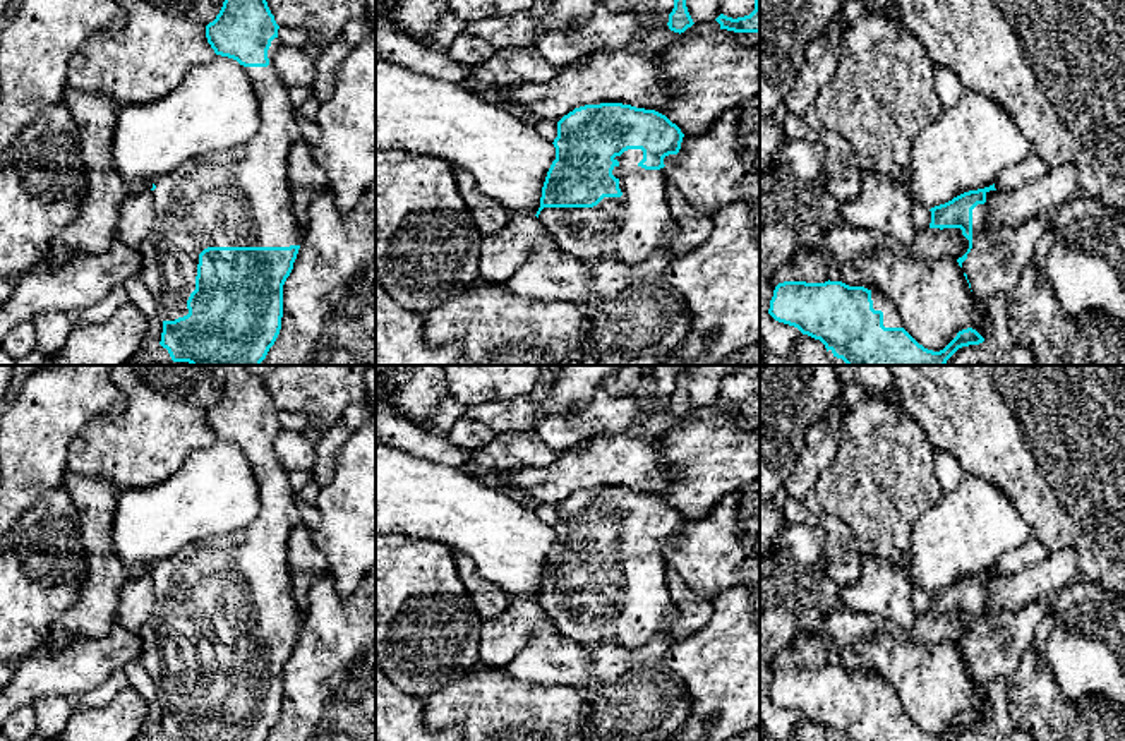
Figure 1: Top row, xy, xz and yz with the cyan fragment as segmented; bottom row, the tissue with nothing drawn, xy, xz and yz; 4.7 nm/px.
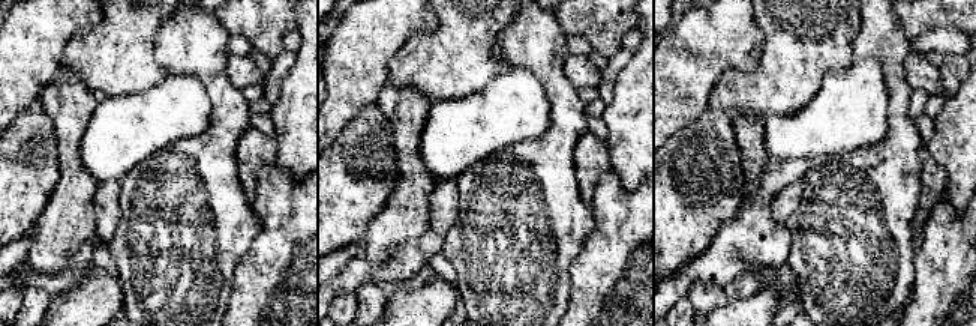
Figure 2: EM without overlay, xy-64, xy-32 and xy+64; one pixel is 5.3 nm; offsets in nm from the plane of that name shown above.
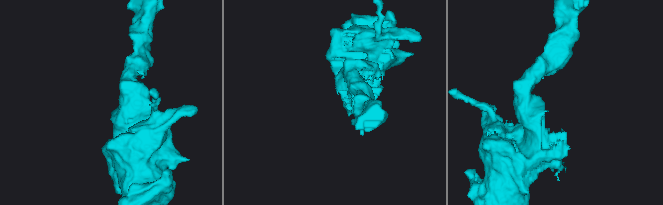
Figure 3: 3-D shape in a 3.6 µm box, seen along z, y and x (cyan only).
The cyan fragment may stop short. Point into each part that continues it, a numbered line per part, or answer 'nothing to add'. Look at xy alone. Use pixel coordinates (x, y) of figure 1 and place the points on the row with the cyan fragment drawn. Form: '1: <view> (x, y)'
1: xy (237, 198)

